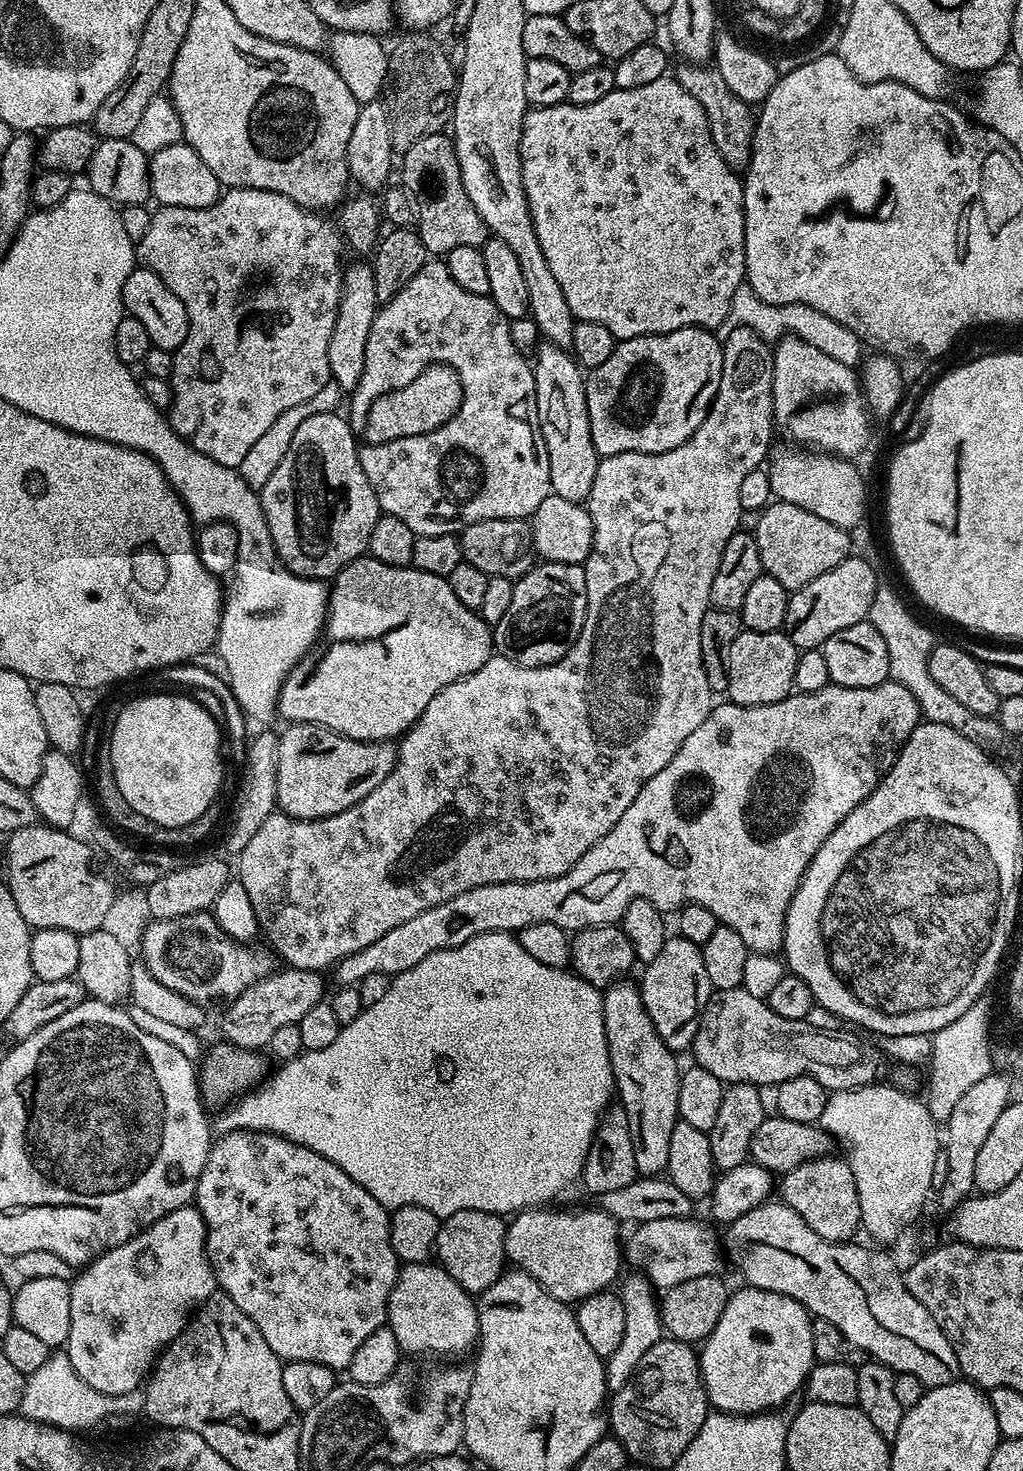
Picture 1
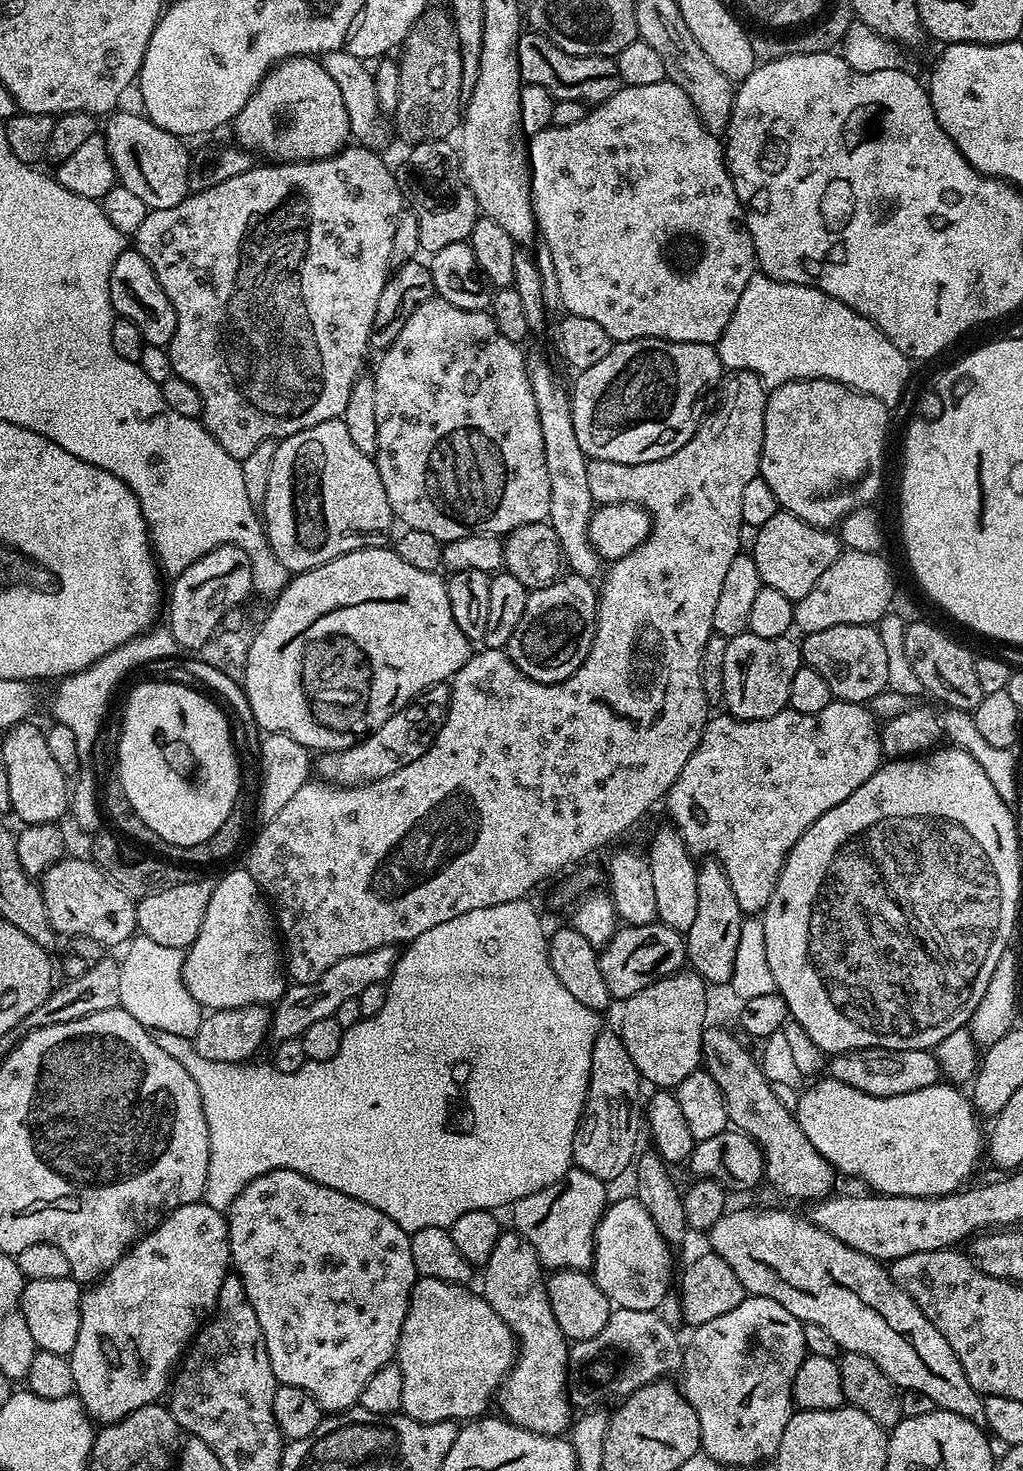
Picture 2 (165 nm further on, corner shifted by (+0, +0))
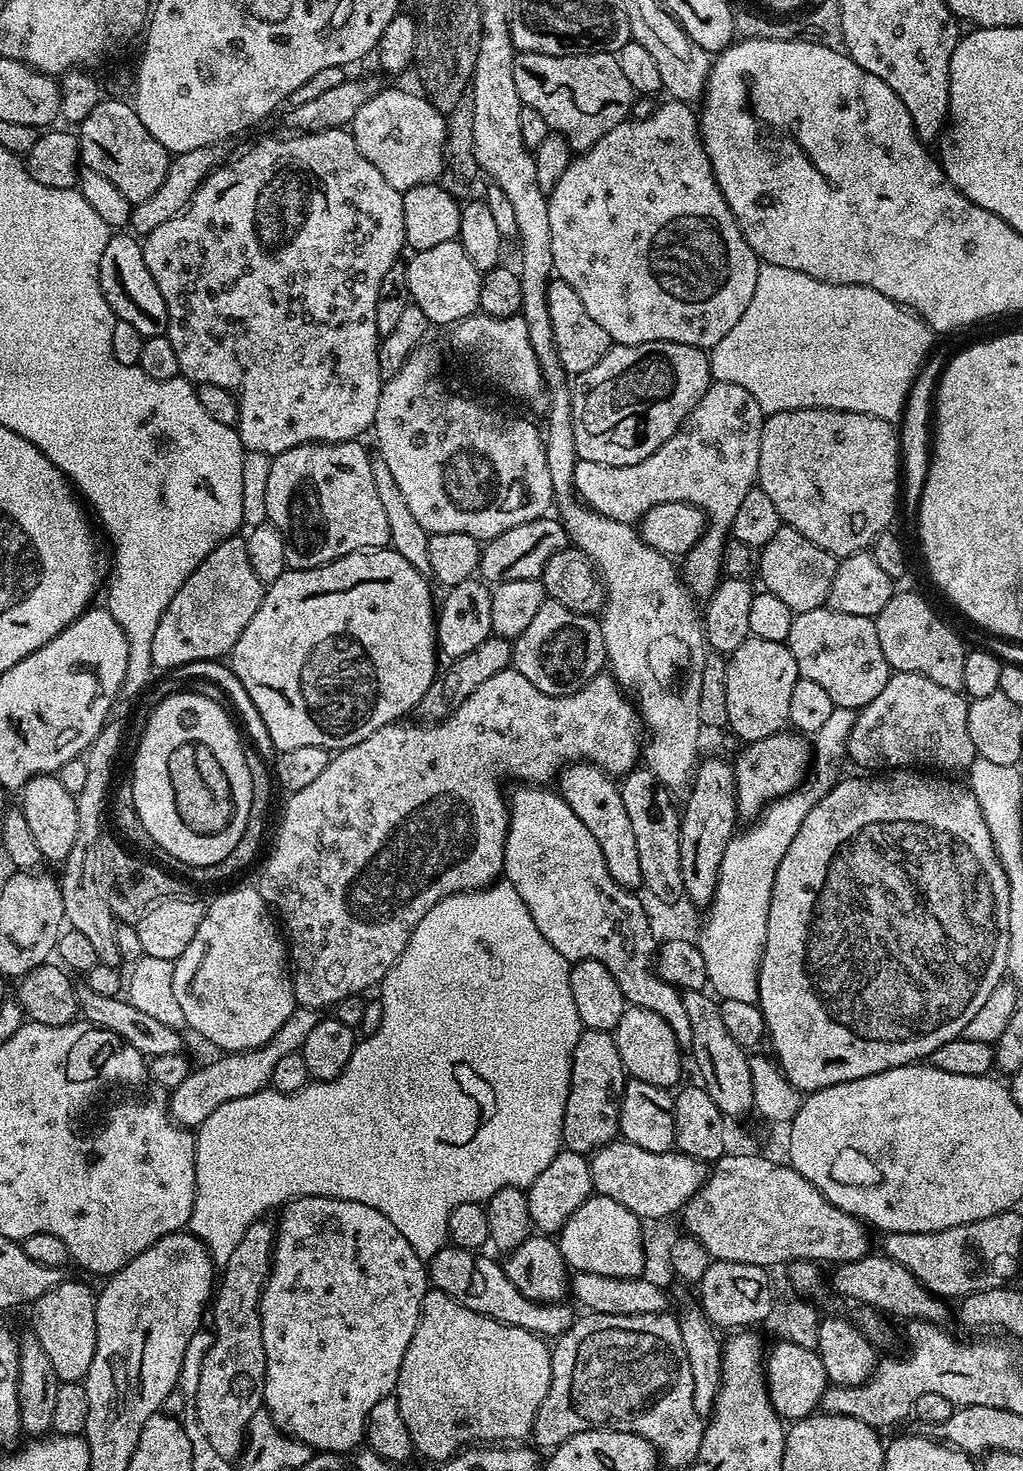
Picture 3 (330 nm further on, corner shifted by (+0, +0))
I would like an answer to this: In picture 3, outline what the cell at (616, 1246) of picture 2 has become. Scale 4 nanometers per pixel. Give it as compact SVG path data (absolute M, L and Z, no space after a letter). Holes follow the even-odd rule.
M593 1194L586 1202L582 1202L582 1206L578 1206L578 1210L574 1210L574 1214L570 1214L570 1218L558 1233L558 1243L564 1260L573 1273L602 1274L618 1279L643 1277L646 1272L644 1271L644 1232L640 1229L640 1224L642 1225L641 1217L626 1210L622 1202L614 1202L614 1198Z

